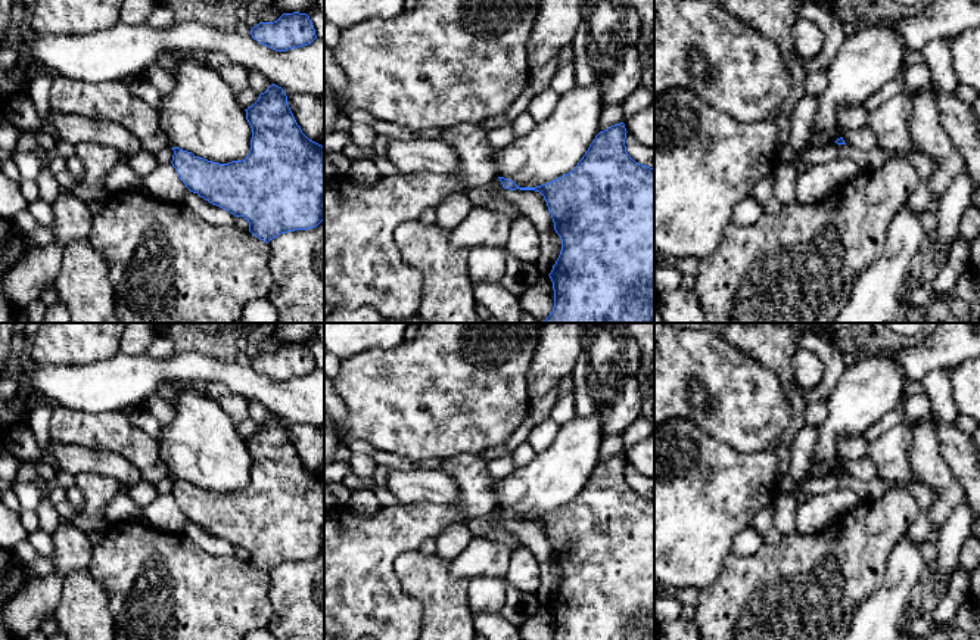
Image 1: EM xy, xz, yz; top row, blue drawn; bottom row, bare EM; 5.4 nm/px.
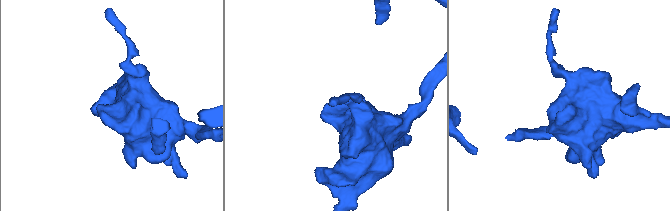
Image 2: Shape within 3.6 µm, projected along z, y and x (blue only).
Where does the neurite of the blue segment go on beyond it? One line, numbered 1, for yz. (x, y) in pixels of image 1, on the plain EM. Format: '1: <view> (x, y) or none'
1: none

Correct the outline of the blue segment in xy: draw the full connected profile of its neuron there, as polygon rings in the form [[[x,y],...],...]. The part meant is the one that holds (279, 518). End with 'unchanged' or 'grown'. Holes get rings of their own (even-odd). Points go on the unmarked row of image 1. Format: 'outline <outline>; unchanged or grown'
outline [[[276,414],[245,441],[252,459],[248,487],[218,494],[172,478],[171,494],[180,510],[209,534],[243,547],[249,562],[267,574],[281,563],[317,557],[324,550],[324,476],[302,463],[284,420]]]; unchanged

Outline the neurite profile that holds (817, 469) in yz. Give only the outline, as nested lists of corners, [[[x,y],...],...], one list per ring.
[[[812,454],[809,473],[806,479],[816,479],[816,478],[828,476],[830,473],[836,473],[836,470],[841,467],[841,465],[843,460],[840,459],[840,456],[827,462],[818,462]]]

